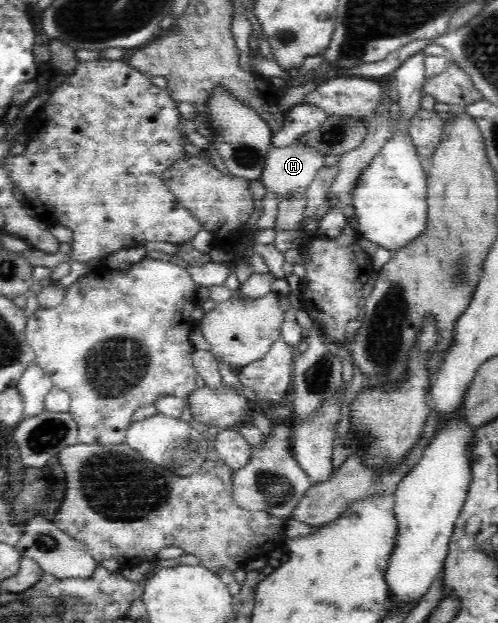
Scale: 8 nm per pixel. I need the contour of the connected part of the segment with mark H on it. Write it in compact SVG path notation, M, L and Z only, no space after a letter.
M302 141L293 142L286 146L271 146L269 155L265 158L263 175L260 178L267 191L278 194L280 200L292 196L299 190L305 190L315 181L315 175L319 173L325 164L325 155L317 151L309 144Z

